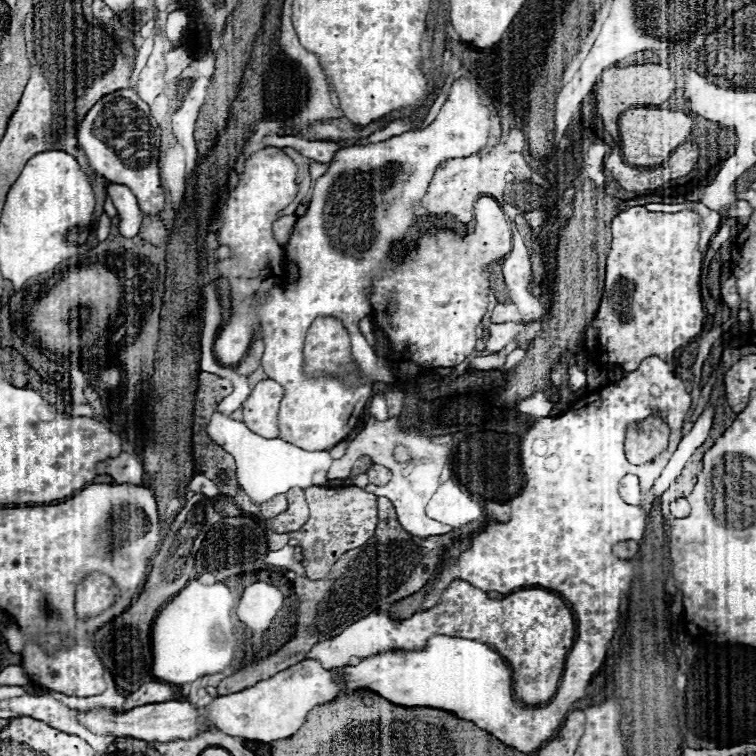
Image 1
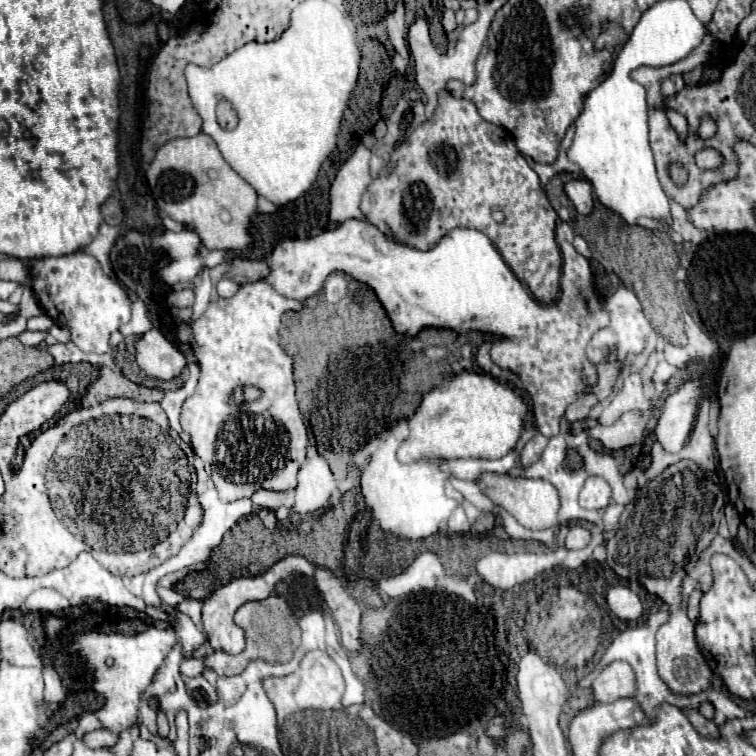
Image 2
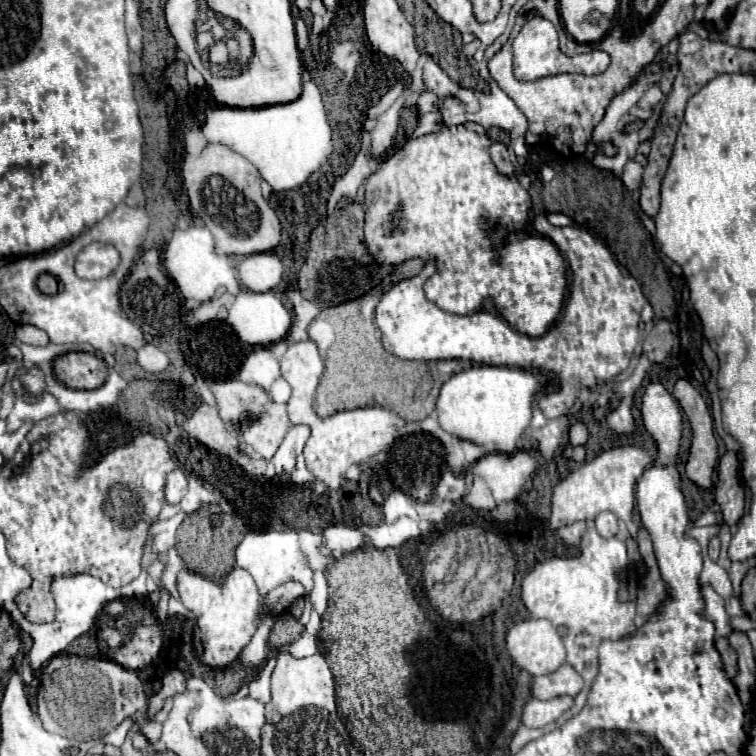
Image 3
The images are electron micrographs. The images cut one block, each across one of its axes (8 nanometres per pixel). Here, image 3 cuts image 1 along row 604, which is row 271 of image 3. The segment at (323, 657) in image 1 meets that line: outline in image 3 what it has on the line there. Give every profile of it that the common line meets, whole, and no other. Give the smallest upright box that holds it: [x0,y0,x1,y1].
[364,126,566,336]

